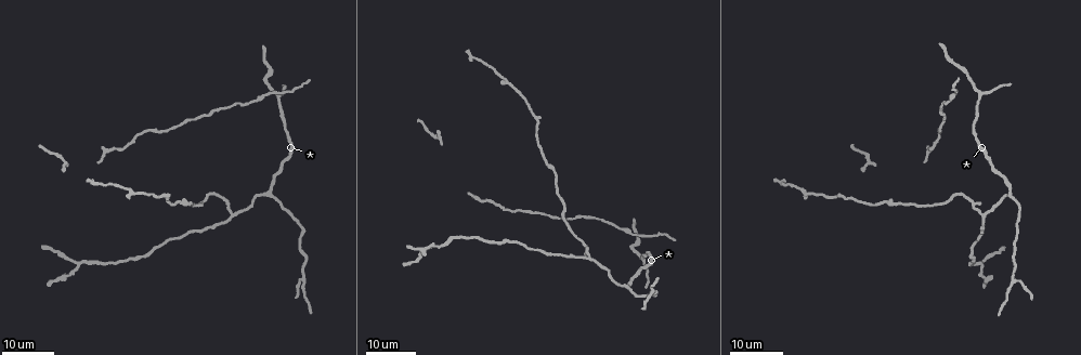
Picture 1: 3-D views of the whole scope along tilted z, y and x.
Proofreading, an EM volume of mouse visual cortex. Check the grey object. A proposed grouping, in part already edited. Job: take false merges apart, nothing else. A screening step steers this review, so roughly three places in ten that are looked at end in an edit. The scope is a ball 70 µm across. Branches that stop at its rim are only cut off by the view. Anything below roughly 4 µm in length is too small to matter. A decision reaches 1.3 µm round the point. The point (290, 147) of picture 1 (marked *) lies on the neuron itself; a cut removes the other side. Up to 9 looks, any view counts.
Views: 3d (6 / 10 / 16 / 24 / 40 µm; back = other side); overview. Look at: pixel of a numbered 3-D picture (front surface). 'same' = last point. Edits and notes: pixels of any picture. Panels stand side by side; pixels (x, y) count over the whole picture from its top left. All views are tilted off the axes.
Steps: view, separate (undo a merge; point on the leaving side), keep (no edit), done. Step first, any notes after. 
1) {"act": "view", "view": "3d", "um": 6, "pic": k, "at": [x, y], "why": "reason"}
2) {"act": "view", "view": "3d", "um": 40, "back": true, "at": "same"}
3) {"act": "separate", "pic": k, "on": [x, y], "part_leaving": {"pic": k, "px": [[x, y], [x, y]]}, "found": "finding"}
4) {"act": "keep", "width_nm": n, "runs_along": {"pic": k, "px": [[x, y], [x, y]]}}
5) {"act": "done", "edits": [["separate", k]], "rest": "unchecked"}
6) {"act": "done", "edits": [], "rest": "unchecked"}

{"act": "view", "view": "3d", "um": 24, "pic": 1, "at": [271, 196], "why": "a fork"}

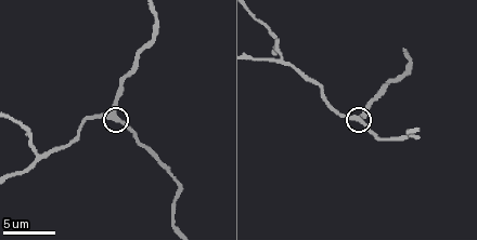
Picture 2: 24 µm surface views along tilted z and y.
{"act": "view", "view": "3d", "um": 10, "pic": 2, "at": [354, 117], "why": "zoom in"}

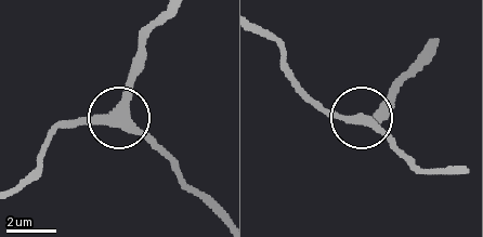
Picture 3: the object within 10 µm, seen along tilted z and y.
{"act": "keep", "width_nm": 330, "found": "all the same neuron"}

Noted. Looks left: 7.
{"act": "view", "view": "3d", "um": 16, "pic": 1, "at": [78, 264], "why": "branch point"}

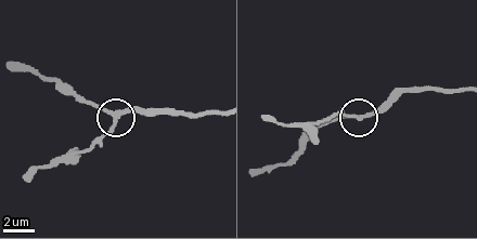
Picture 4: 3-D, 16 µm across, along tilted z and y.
{"act": "view", "view": "3d", "um": 10, "pic": 4, "at": [115, 116]}

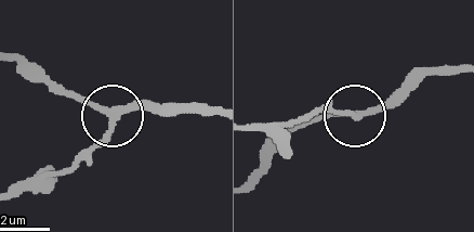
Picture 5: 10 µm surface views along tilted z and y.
{"act": "keep", "arms": 3, "runs_along": {"pic": 5, "px": [[456, 72], [412, 74], [382, 103], [354, 115], [312, 110]]}, "found": "continuous, no second neuron"}

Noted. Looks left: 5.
{"act": "view", "view": "3d", "um": 10, "pic": 2, "at": [283, 60], "why": "a fork"}

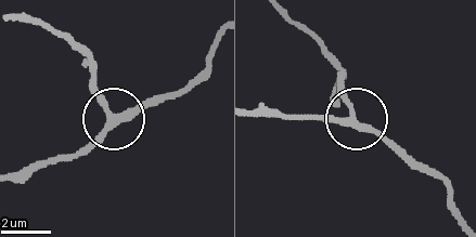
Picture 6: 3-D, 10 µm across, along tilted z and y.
{"act": "view", "view": "3d", "um": 10, "back": true, "pic": 6, "at": [349, 118]}

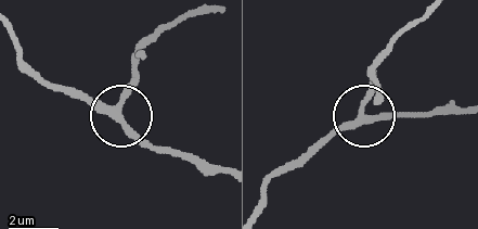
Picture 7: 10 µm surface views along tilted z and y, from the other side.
{"act": "keep", "width_nm": 250, "found": "one neuron here"}

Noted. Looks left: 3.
{"act": "view", "view": "3d", "um": 16, "pic": 1, "at": [147, 131], "why": "sudden change in width"}

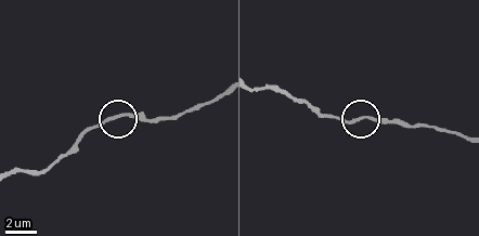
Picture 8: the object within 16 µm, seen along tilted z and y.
{"act": "view", "view": "3d", "um": 10, "pic": 8, "at": [120, 115]}

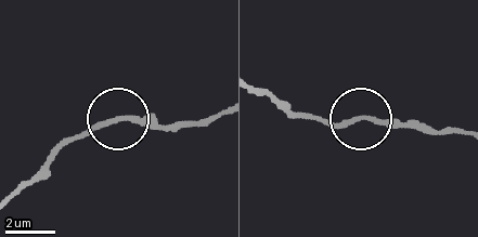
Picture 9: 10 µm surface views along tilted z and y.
{"act": "view", "view": "3d", "um": 6, "pic": 9, "at": [119, 121], "why": "zoom in"}

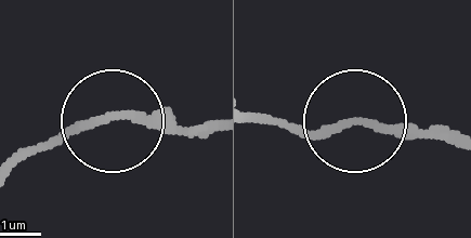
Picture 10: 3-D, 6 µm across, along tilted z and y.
{"act": "keep", "found": "continuous, no second neuron"}

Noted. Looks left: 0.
{"act": "done", "edits": [], "rest": "unchecked"}

